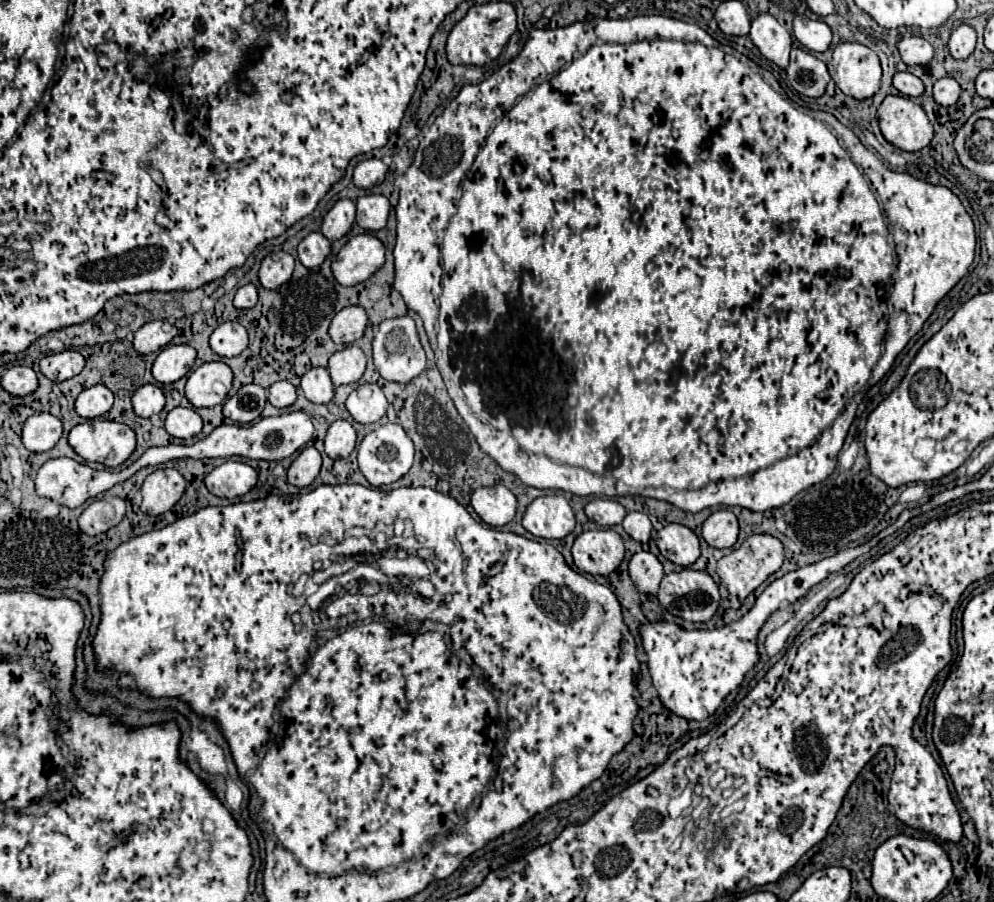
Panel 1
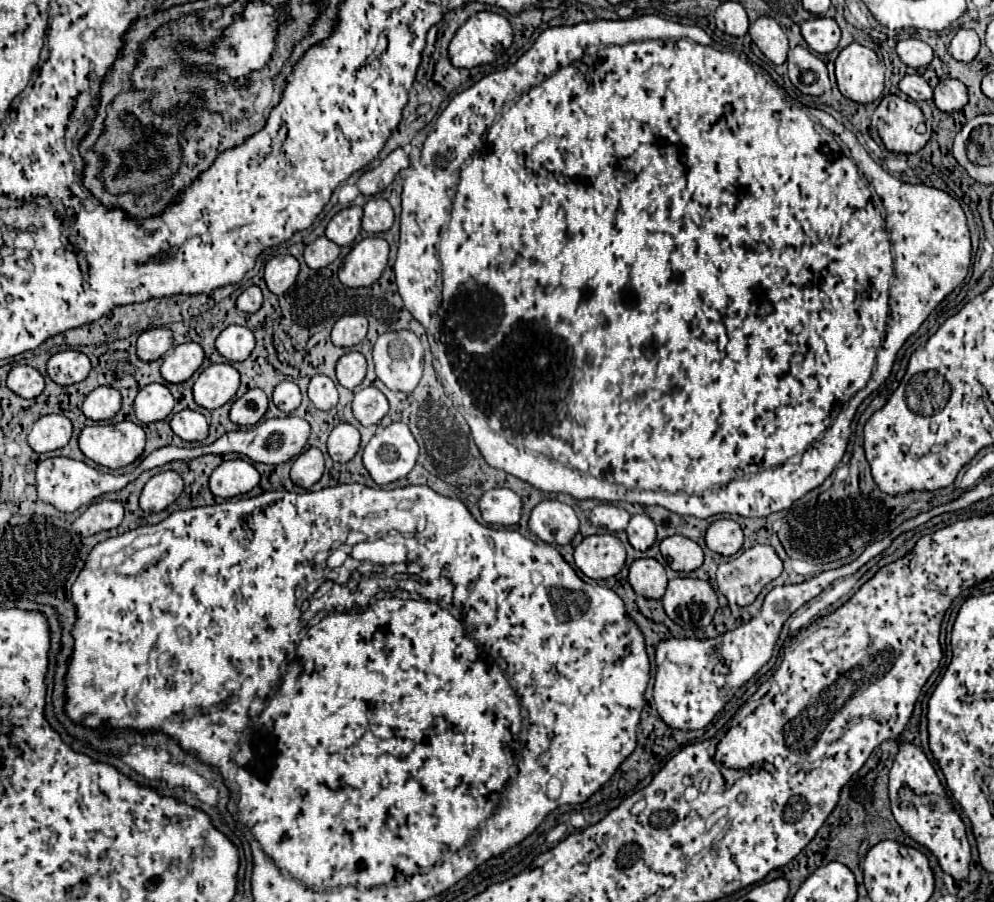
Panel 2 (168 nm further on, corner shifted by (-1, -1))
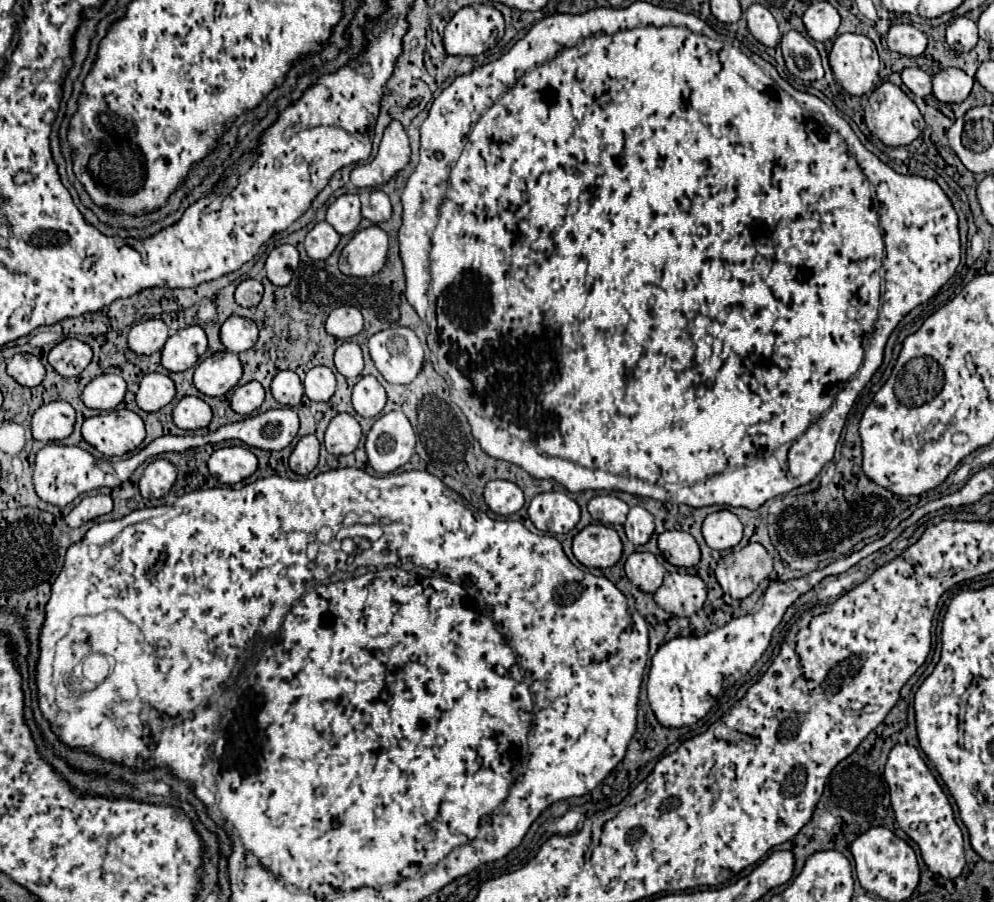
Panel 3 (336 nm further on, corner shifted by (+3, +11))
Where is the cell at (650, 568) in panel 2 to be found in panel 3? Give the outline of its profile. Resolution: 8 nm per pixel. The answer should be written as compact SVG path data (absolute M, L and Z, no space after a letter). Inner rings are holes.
M633 552L625 562L627 578L643 592L655 592L663 584L665 568L651 552Z

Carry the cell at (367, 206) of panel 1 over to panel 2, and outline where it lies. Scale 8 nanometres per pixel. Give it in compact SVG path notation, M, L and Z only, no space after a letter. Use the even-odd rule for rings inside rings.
M371 198L365 204L365 214L363 214L363 230L371 234L387 232L393 226L393 208L387 200L383 198Z

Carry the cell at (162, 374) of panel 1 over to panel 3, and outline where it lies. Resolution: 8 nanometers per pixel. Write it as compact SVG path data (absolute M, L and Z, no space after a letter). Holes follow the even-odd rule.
M187 326L169 336L161 350L161 364L169 372L183 372L197 364L207 350L207 336L201 326Z

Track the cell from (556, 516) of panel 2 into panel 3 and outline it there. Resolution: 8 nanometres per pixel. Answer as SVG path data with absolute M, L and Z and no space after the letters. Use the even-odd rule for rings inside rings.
M565 492L537 494L527 514L537 530L549 534L567 534L579 522L579 506Z

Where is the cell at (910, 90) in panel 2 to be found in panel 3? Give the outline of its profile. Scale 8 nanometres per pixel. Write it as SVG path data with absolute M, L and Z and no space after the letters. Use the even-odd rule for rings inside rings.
M905 68L901 72L903 84L915 94L915 96L927 96L931 94L931 76L923 72L921 68Z

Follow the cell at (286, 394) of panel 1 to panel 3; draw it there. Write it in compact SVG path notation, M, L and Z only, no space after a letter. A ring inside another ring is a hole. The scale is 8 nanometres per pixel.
M291 370L277 372L271 382L271 394L279 404L297 406L303 396L303 384L301 384L299 376Z

